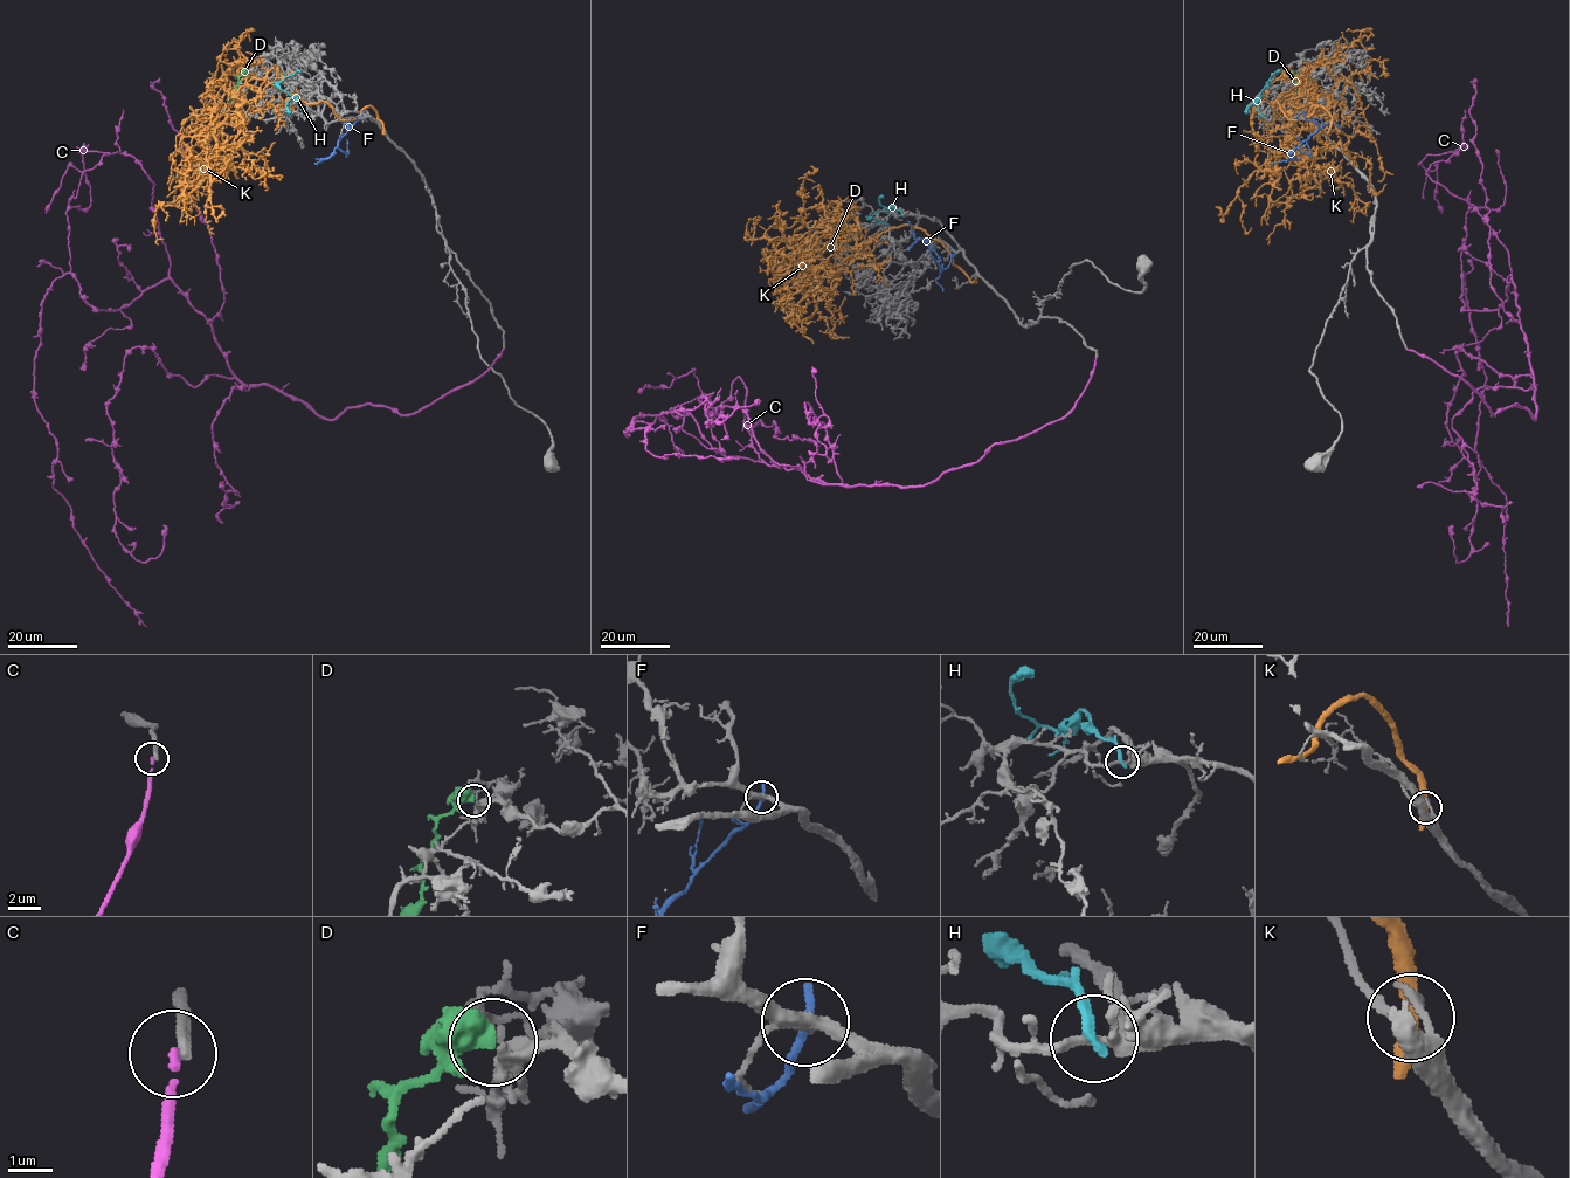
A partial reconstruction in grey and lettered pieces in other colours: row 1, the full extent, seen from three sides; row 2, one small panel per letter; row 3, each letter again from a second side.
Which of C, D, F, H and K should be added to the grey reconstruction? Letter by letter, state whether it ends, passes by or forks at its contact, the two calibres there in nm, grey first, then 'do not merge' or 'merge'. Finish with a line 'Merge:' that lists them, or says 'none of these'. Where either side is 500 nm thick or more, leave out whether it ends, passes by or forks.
C: it ends there; 240 nm thick on the grey side, 190 nm on the other; do not merge
D: 320 nm thick on the grey side, 600 nm on the other; merge
F: it ends there; 320 nm thick on the grey side, 260 nm on the other; do not merge
H: it ends there; 240 nm thick on the grey side, 280 nm on the other; do not merge
K: it passes by; 140 nm thick on the grey side, 360 nm on the other; do not merge
Merge: D

